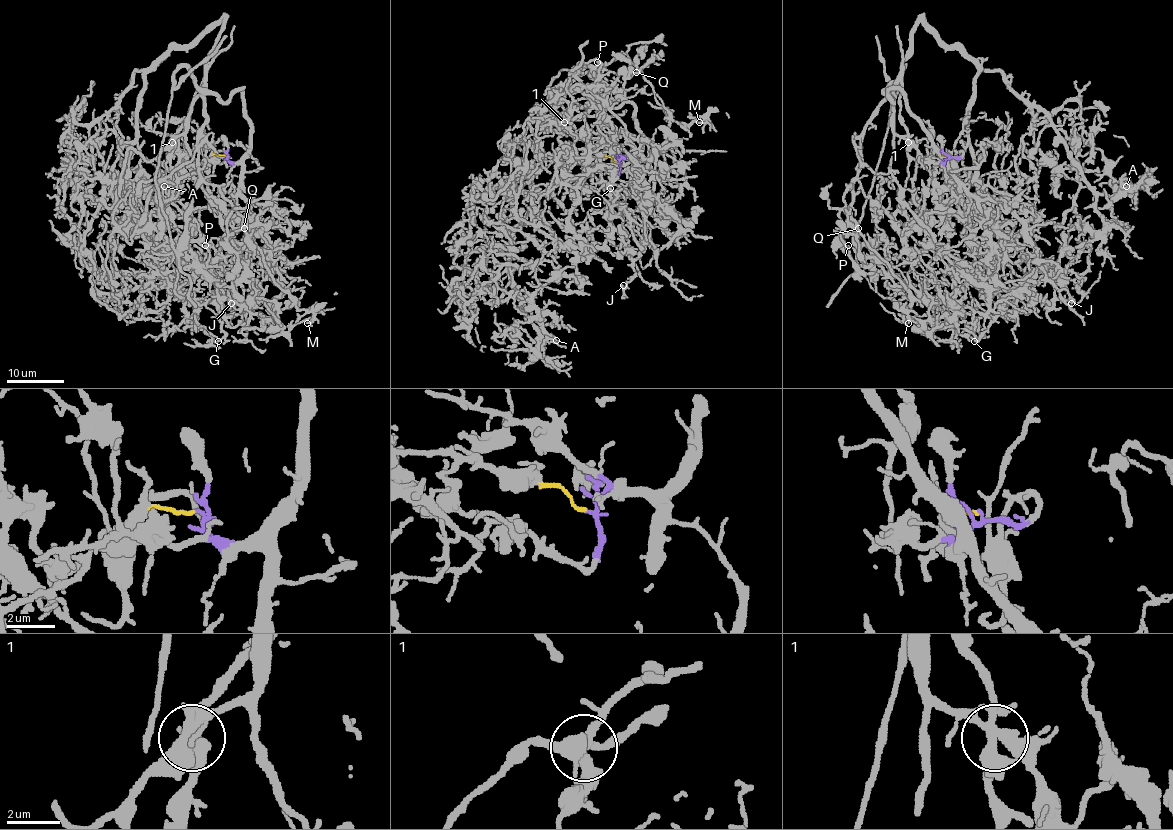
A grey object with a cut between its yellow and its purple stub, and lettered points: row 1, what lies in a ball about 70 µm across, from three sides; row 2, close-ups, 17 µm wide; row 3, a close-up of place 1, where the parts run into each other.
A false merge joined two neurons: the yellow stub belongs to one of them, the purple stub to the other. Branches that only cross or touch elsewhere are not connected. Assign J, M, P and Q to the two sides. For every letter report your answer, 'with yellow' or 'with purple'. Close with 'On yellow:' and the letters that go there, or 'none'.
J: with purple
M: with yellow
P: with yellow
Q: with yellow
On yellow: M, P, Q

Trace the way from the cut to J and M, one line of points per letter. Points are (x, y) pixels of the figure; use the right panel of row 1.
J: (949, 155), (945, 162), (949, 172), (969, 192), (1003, 202), (1022, 225), (1045, 276), (1074, 311), (1071, 302)
M: (949, 155), (935, 178), (893, 130), (892, 94), (867, 123), (843, 198), (907, 289), (907, 322)

